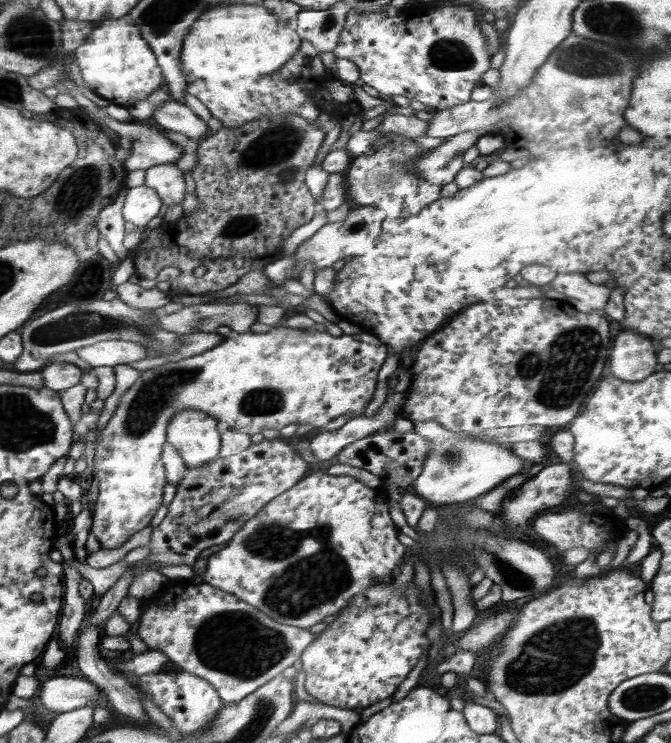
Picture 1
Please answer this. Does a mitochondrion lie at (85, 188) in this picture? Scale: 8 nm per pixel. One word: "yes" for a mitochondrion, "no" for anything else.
yes

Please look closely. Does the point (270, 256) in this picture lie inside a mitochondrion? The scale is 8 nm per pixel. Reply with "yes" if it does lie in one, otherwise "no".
no

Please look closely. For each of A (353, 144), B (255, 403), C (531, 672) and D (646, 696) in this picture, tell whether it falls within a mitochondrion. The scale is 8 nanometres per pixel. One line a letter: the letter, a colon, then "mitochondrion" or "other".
A: other
B: mitochondrion
C: mitochondrion
D: mitochondrion

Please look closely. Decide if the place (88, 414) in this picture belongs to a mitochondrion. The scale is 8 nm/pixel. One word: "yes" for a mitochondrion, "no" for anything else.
no

